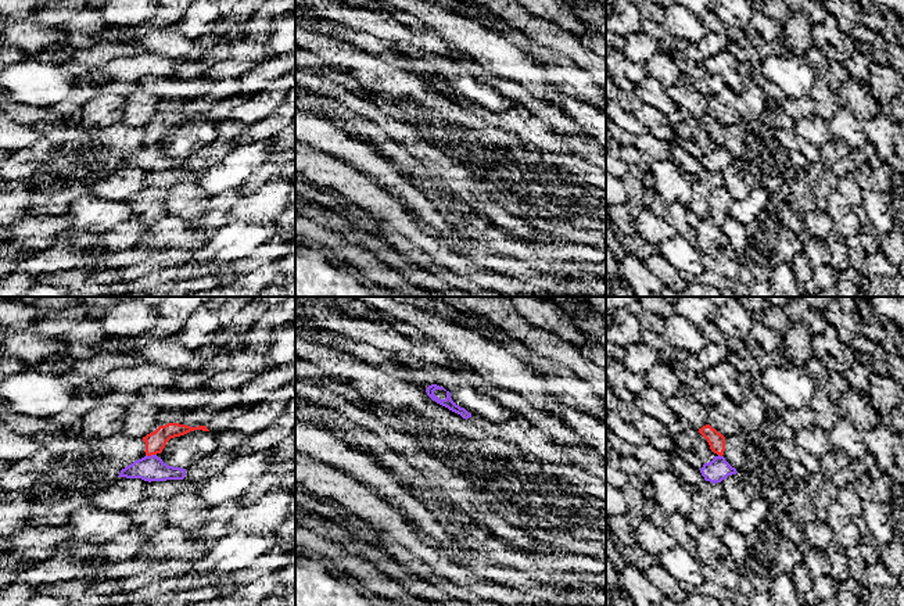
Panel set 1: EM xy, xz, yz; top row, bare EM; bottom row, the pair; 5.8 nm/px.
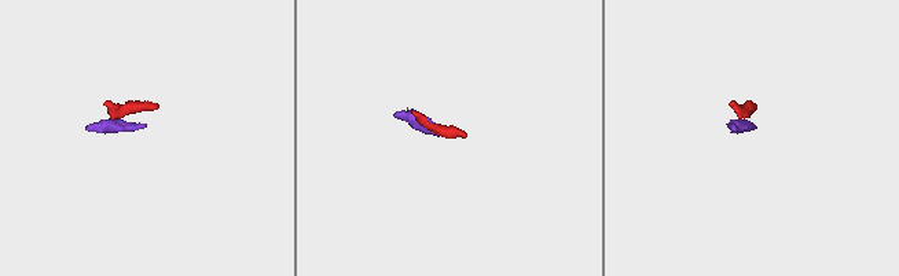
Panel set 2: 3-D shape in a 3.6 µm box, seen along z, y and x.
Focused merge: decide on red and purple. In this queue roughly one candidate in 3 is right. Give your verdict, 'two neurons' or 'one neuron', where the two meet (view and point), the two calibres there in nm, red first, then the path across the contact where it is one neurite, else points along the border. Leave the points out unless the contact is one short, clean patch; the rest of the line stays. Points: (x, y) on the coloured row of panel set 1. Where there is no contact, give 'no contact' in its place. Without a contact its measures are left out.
two neurons | xy (151, 454) | 120/140 nm | along xy (146, 454), (155, 455)

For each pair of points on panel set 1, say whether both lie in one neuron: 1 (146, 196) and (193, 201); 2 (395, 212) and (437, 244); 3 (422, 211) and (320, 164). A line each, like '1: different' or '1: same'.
1: same
2: same
3: different

